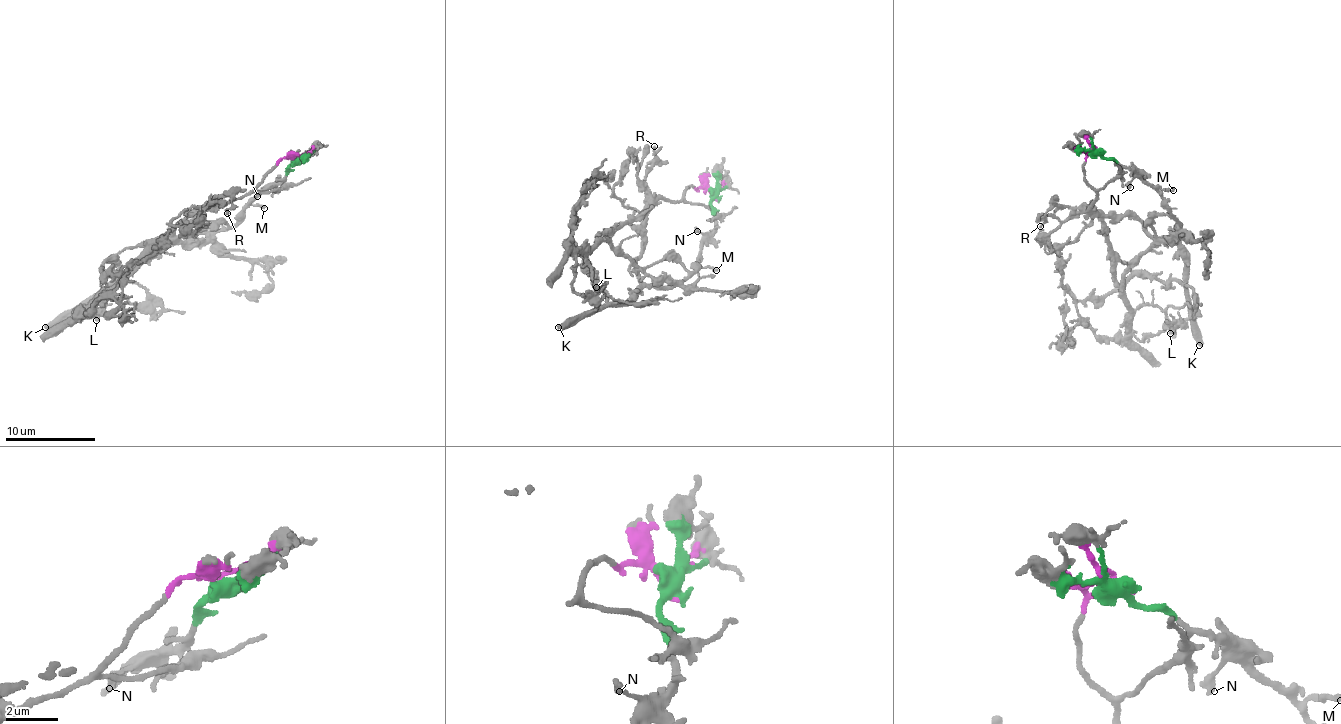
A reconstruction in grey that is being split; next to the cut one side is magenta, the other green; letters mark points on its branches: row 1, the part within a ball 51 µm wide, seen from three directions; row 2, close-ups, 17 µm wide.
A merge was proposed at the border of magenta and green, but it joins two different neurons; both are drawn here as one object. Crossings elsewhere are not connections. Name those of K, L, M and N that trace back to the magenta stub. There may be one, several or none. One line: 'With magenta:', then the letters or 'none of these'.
With magenta: L

